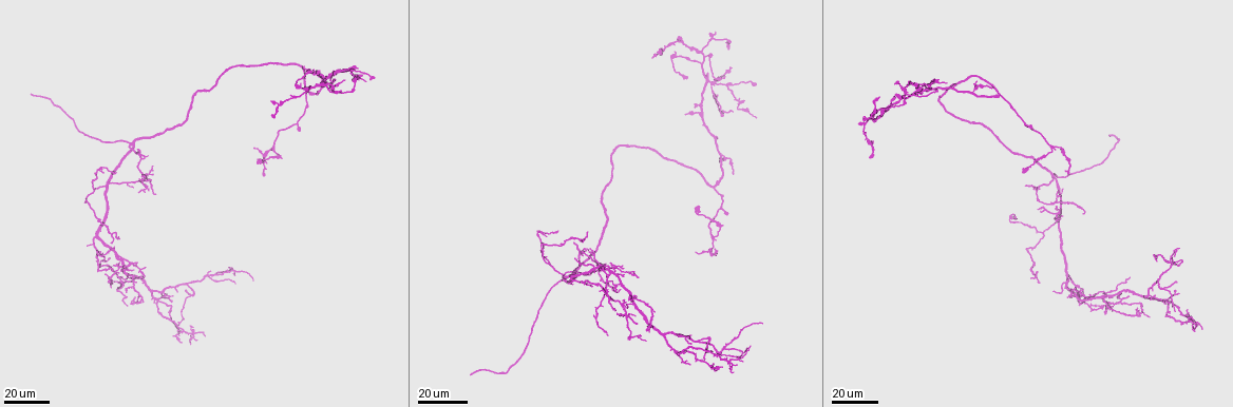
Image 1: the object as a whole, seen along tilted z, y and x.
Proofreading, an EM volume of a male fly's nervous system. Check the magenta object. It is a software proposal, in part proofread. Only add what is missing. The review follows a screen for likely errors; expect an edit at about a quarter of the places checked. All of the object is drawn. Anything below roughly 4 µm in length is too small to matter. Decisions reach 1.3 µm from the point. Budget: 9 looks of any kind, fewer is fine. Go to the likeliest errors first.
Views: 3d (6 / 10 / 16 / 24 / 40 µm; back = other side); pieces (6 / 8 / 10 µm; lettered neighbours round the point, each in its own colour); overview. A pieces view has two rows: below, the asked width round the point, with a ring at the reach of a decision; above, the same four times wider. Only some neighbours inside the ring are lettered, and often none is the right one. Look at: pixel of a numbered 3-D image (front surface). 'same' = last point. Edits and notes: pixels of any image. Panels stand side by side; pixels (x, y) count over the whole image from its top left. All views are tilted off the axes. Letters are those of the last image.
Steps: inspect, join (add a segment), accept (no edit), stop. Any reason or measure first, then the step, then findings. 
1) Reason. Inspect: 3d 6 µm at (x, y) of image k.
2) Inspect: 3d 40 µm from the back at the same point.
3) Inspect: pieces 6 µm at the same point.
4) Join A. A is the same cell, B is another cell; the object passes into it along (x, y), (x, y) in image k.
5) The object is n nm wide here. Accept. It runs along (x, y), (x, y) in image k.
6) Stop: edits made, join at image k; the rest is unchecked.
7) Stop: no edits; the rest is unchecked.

Branch stops here. Inspect: 3d 24 µm at (572, 244) of image 1.

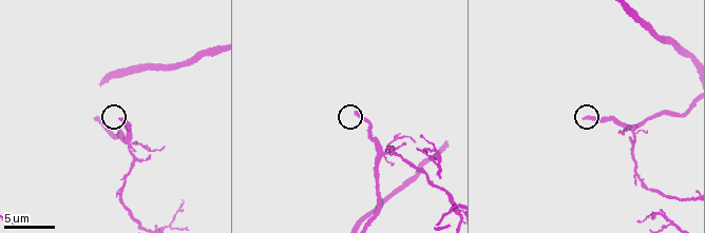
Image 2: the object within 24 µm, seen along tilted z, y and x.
What lies round it. Inspect: pieces 10 µm at (357, 111) of image 2.

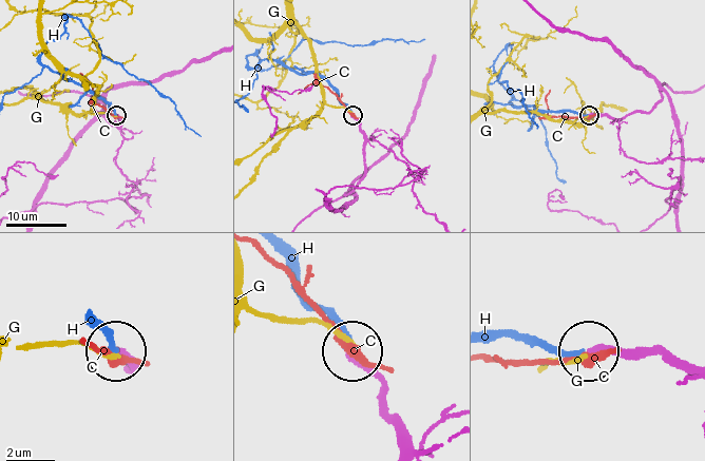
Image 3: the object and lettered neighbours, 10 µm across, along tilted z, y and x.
Join H. H is the same cell, C and G are other cells; the object passes into it along (654, 353), (557, 350), (520, 333), (488, 331) in image 3; it goes on there.

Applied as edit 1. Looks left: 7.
Free end. Inspect: 3d 24 µm at (609, 263) of image 1.

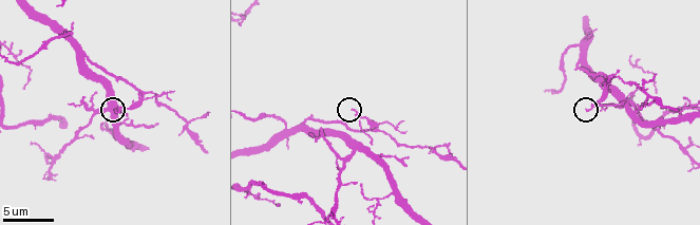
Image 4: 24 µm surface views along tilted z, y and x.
See the neighbours. Inspect: pieces 8 µm at (586, 110) of image 4.

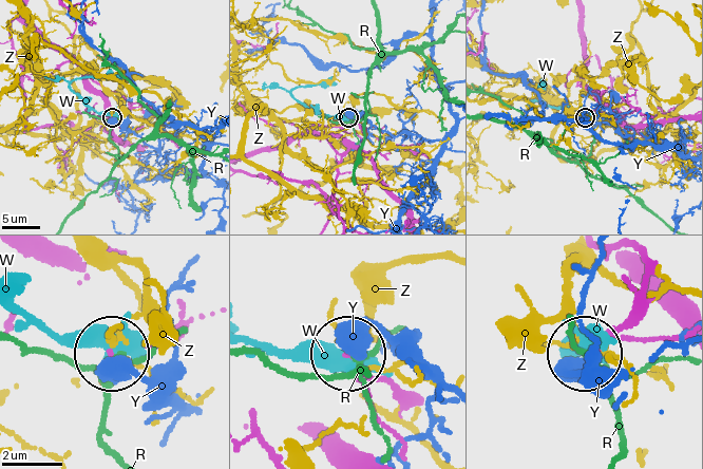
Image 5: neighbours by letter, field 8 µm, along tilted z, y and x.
Accept. R, W, Y and Z are other cells; no lettered segment goes on from it.

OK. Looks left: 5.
Long arm stops here. Inspect: 3d 24 µm at (732, 110) of image 1.

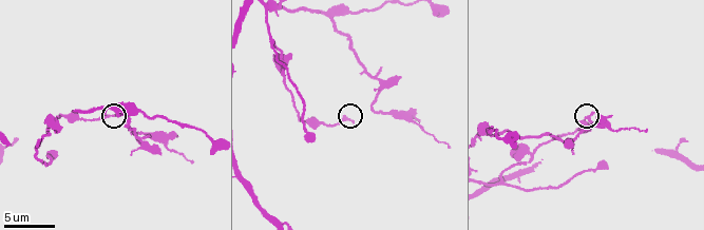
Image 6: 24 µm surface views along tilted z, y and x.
Inspect: pieces 6 µm at (593, 114) of image 6.

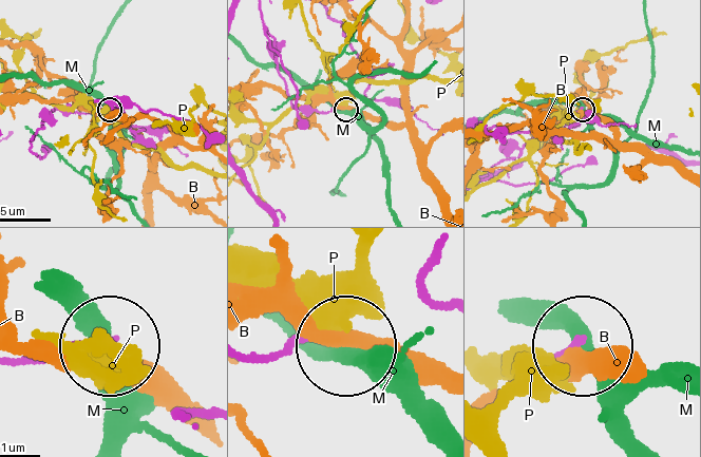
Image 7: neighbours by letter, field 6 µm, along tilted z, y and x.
The object is 120 nm wide here. Accept. B, M and P are other cells; it runs along (256, 358), (317, 338), (342, 346) in image 7; no lettered segment goes on from it.

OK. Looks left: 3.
Inspect: 3d 40 µm at (712, 54) of image 1.

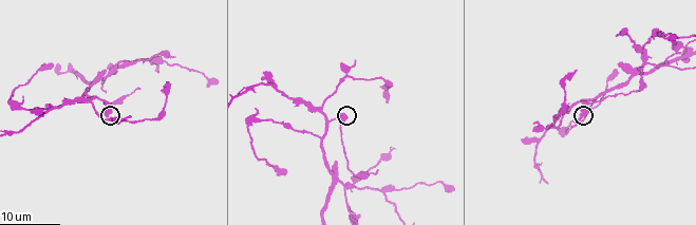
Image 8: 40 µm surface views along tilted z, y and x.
Inspect: pieces 8 µm at (583, 114) of image 8.

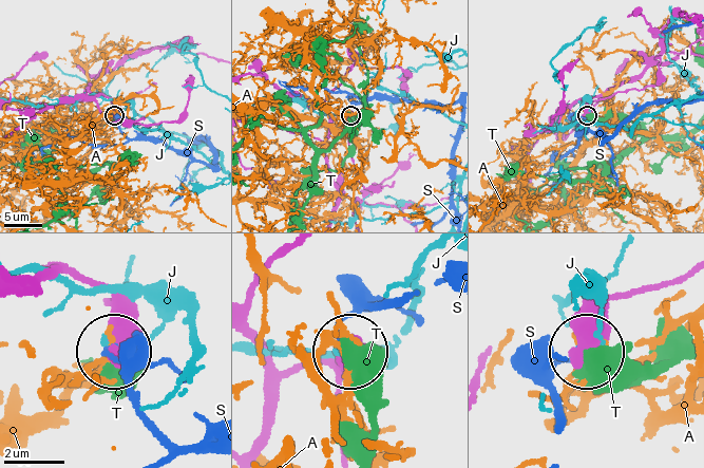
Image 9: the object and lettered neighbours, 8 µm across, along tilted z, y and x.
Accept. A, J, S and T are other cells; no lettered segment goes on from it.

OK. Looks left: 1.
Stop: edits made, join at image 3; the rest is unchecked.

